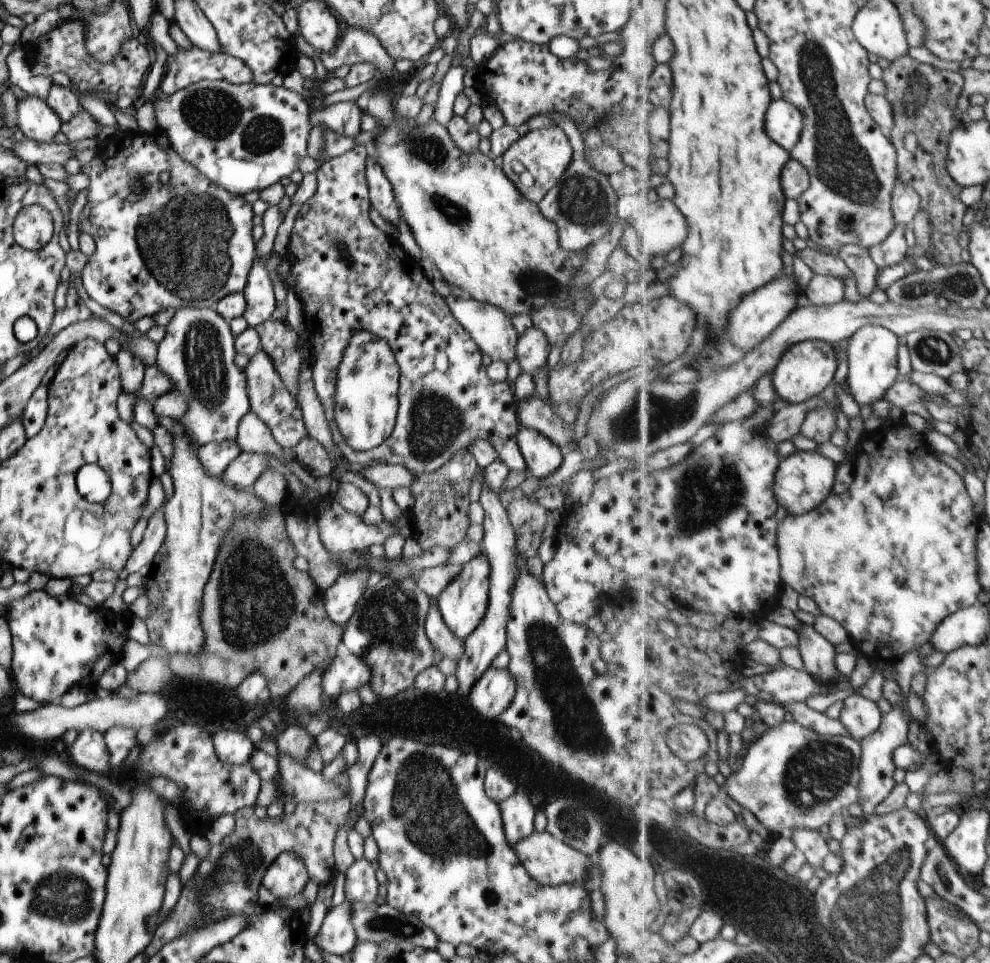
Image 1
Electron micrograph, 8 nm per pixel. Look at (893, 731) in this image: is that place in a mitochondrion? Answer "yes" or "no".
no

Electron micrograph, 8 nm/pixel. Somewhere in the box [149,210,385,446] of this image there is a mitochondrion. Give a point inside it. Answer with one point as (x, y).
(203, 357)

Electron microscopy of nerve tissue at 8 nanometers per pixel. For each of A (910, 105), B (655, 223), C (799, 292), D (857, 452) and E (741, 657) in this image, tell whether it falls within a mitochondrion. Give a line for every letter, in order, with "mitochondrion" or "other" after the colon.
A: mitochondrion
B: other
C: other
D: other
E: other

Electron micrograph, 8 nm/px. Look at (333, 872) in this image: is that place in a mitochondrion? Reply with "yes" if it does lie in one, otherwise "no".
no

